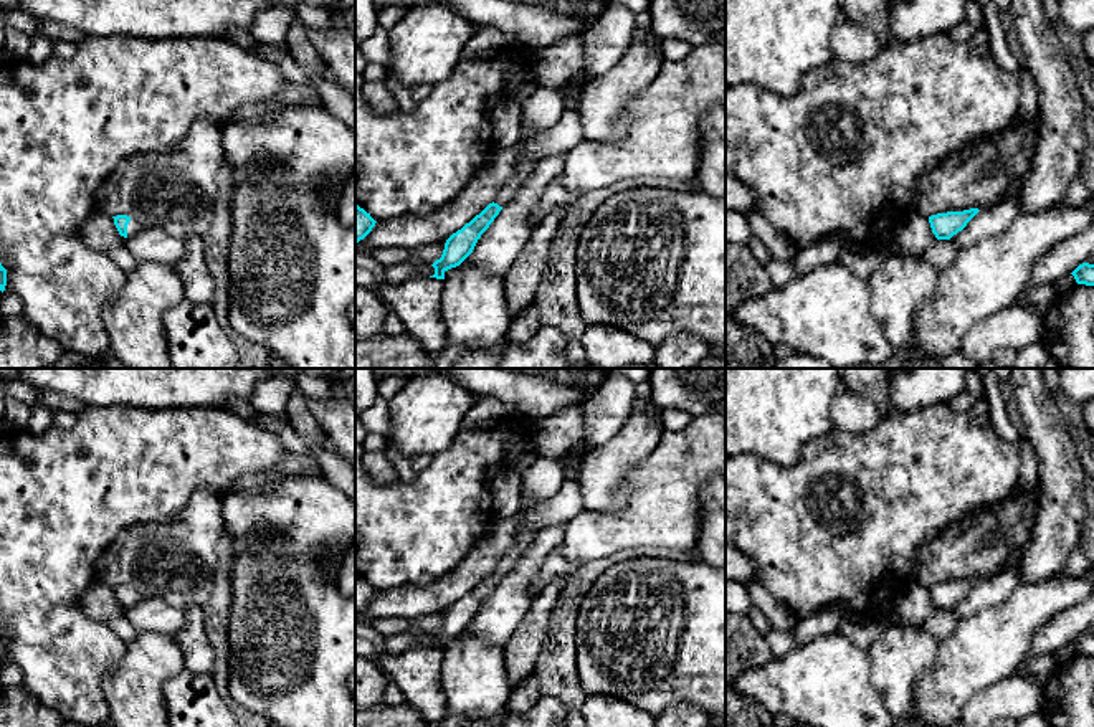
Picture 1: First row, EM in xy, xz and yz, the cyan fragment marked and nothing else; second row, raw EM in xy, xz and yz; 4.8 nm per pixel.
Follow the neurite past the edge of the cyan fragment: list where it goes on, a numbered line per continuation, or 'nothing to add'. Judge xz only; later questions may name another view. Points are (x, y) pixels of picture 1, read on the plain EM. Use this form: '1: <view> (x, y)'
1: xz (524, 536)

